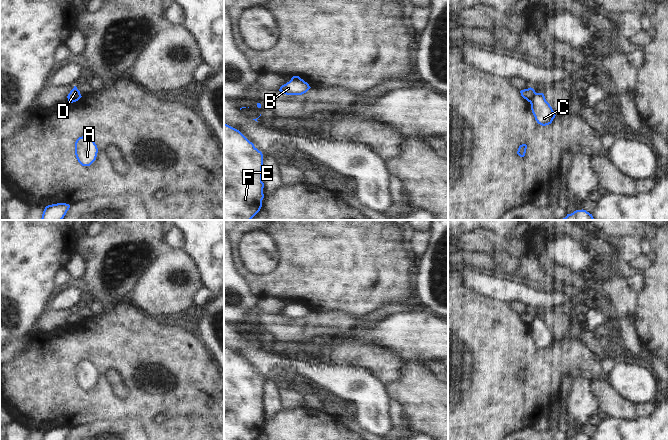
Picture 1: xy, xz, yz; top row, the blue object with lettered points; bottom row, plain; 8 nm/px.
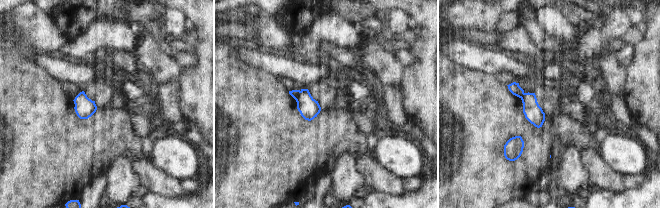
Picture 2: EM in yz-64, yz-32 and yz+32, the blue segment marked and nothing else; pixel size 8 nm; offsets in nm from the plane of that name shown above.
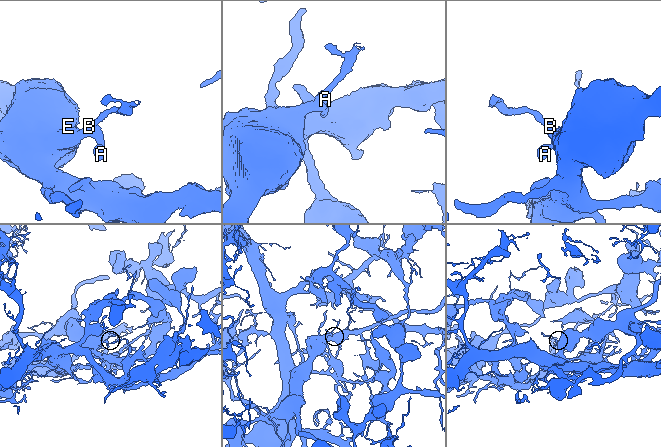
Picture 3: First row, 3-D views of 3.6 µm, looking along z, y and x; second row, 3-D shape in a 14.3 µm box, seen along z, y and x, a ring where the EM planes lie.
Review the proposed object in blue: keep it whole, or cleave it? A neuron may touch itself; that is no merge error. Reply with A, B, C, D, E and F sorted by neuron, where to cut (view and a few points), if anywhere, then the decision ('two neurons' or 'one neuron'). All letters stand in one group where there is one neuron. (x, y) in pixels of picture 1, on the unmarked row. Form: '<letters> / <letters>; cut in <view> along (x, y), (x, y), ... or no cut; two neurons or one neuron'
A B C E F / D; cut in yz along (535, 316), (529, 325); two neurons

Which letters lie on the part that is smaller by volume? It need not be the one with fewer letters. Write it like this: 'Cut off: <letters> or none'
Cut off: D

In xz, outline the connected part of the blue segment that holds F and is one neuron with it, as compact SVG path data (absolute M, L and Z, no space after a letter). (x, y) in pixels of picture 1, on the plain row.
M224 348L224 440L255 440L264 422L263 378L239 354Z

